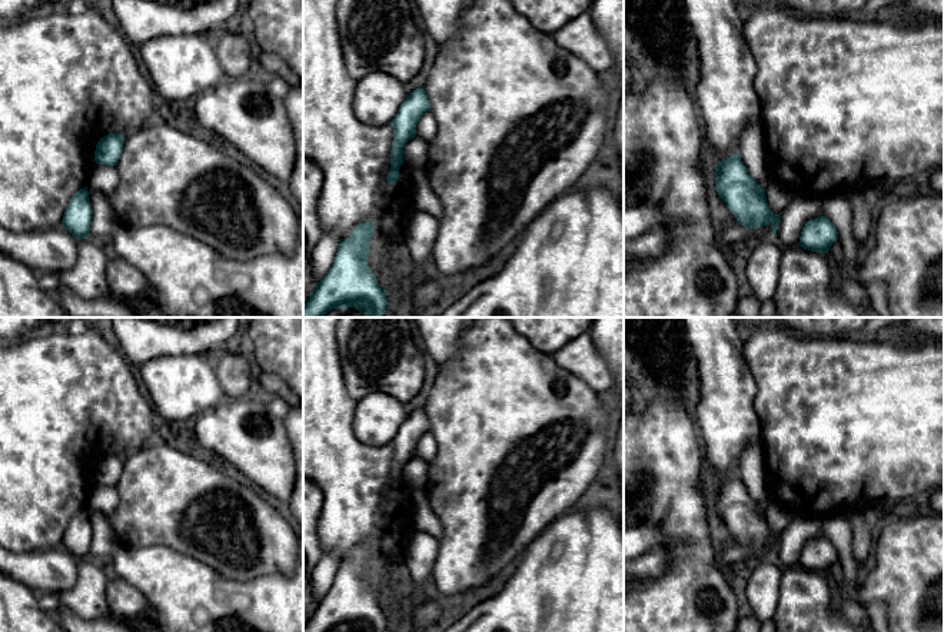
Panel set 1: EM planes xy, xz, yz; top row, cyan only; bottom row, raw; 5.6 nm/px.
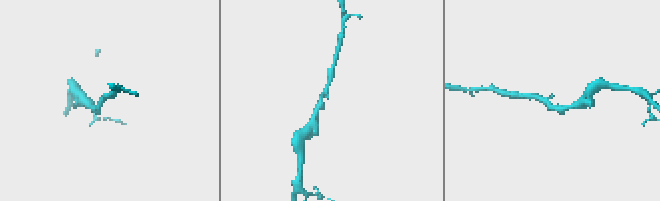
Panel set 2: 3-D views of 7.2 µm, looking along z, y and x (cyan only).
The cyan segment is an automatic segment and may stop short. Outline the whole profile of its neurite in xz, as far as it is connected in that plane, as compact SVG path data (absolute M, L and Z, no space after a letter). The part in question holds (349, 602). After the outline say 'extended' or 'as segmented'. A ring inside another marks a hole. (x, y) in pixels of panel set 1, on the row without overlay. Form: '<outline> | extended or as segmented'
M372 542L359 543L350 556L340 562L335 582L325 598L316 603L303 632L330 632L333 629L355 628L359 632L386 632L388 618L376 596L368 586L370 572L369 559L375 556Z | as segmented

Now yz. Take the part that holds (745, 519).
M734 475L715 488L715 510L729 532L737 538L737 545L748 549L759 549L770 545L772 558L780 545L780 535L774 535L767 523L765 509L762 509L748 493L739 475Z | as segmented

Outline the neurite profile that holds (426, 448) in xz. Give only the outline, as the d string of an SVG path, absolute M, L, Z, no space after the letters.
M431 432L422 435L416 445L416 456L429 463L436 456L436 452L438 442L435 436Z

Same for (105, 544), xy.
M87 508L93 535L89 558L94 562L110 565L114 553L122 548L109 519L99 510Z

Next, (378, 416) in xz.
M372 393L358 400L353 419L355 436L365 445L390 445L408 418L405 403L386 393Z

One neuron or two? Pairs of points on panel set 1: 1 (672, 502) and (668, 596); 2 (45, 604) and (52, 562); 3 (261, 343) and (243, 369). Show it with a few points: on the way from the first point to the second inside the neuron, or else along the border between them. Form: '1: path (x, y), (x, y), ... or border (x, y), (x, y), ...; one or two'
1: path (681, 525), (681, 574); one
2: border (57, 594), (39, 595); two
3: border (246, 343), (256, 368); two

